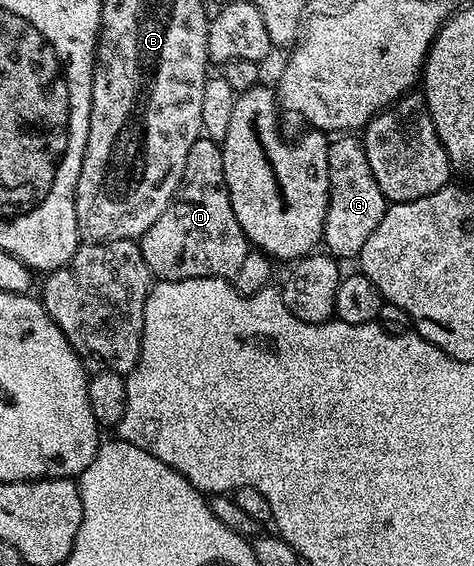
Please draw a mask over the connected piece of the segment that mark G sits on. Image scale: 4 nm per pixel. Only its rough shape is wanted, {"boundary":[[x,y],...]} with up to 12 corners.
{"boundary":[[359,137],[329,141],[322,246],[355,259],[390,203]]}

